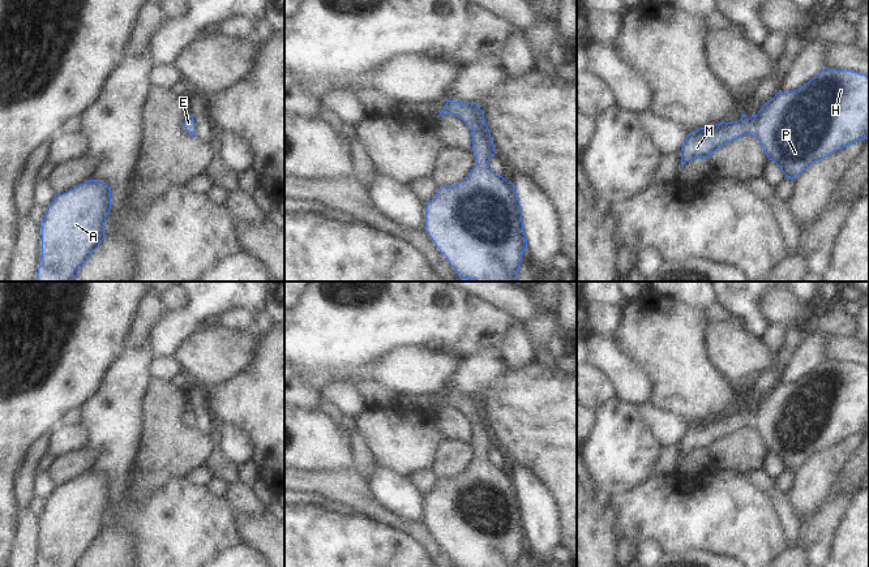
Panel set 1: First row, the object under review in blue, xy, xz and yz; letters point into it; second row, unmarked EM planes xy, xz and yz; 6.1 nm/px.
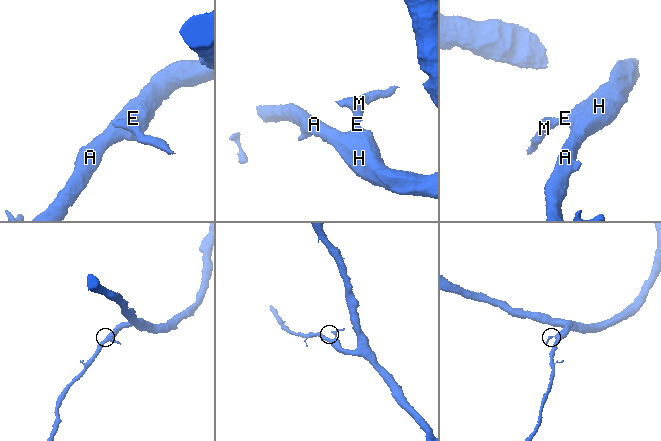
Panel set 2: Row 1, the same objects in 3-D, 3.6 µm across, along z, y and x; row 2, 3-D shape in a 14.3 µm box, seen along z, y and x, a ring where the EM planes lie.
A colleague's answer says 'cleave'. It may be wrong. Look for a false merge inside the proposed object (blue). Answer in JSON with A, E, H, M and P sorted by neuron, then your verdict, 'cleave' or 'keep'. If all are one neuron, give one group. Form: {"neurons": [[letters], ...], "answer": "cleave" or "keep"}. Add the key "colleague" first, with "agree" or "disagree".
{"colleague": "disagree", "neurons": [["A", "E", "H", "M", "P"]], "answer": "keep"}

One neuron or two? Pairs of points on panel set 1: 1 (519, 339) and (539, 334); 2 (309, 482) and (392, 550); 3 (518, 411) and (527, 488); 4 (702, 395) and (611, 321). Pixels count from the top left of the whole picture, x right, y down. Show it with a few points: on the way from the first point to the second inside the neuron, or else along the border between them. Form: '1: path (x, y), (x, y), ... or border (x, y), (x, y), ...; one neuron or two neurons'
1: border (523, 323), (534, 349); two neurons
2: border (356, 512), (386, 522); two neurons
3: border (516, 463), (533, 468), (548, 485); two neurons
4: border (623, 309), (623, 317), (613, 334); two neurons

